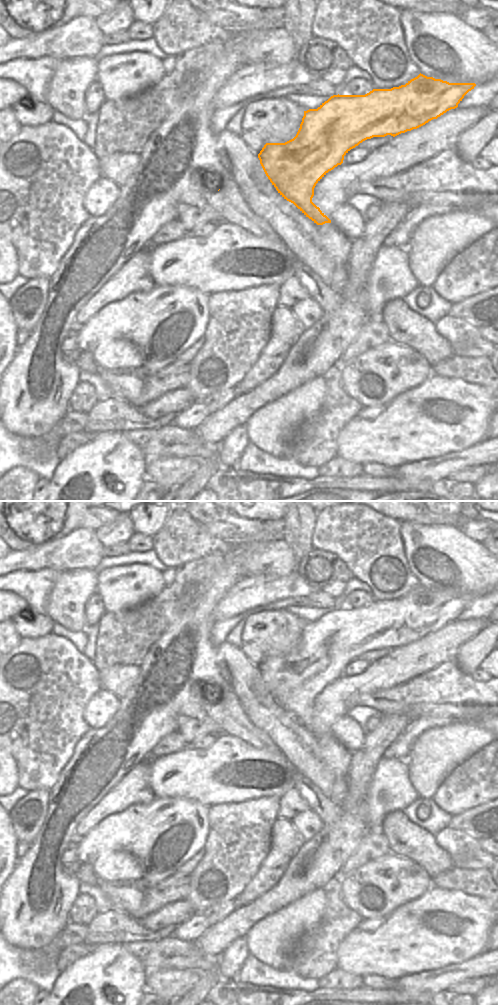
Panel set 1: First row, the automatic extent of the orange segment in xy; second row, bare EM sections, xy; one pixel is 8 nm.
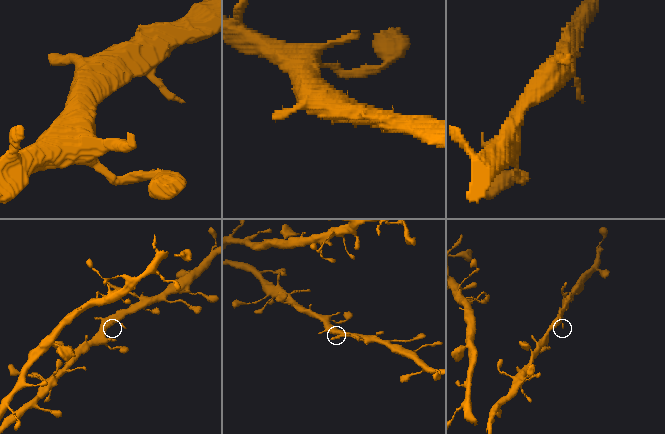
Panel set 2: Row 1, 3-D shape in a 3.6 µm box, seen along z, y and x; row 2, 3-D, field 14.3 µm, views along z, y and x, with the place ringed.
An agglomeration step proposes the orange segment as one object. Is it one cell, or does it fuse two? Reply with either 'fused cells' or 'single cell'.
single cell

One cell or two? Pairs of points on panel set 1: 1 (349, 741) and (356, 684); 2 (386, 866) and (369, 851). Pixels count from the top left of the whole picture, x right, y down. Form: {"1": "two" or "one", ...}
{"1": "two", "2": "two"}

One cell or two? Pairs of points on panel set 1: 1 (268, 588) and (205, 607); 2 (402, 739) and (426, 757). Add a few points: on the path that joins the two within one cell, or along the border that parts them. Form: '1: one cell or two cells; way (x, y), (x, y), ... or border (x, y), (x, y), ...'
1: two cells; border (232, 584), (218, 602), (214, 610), (213, 620)
2: two cells; border (427, 729), (414, 742), (406, 758), (407, 769)

